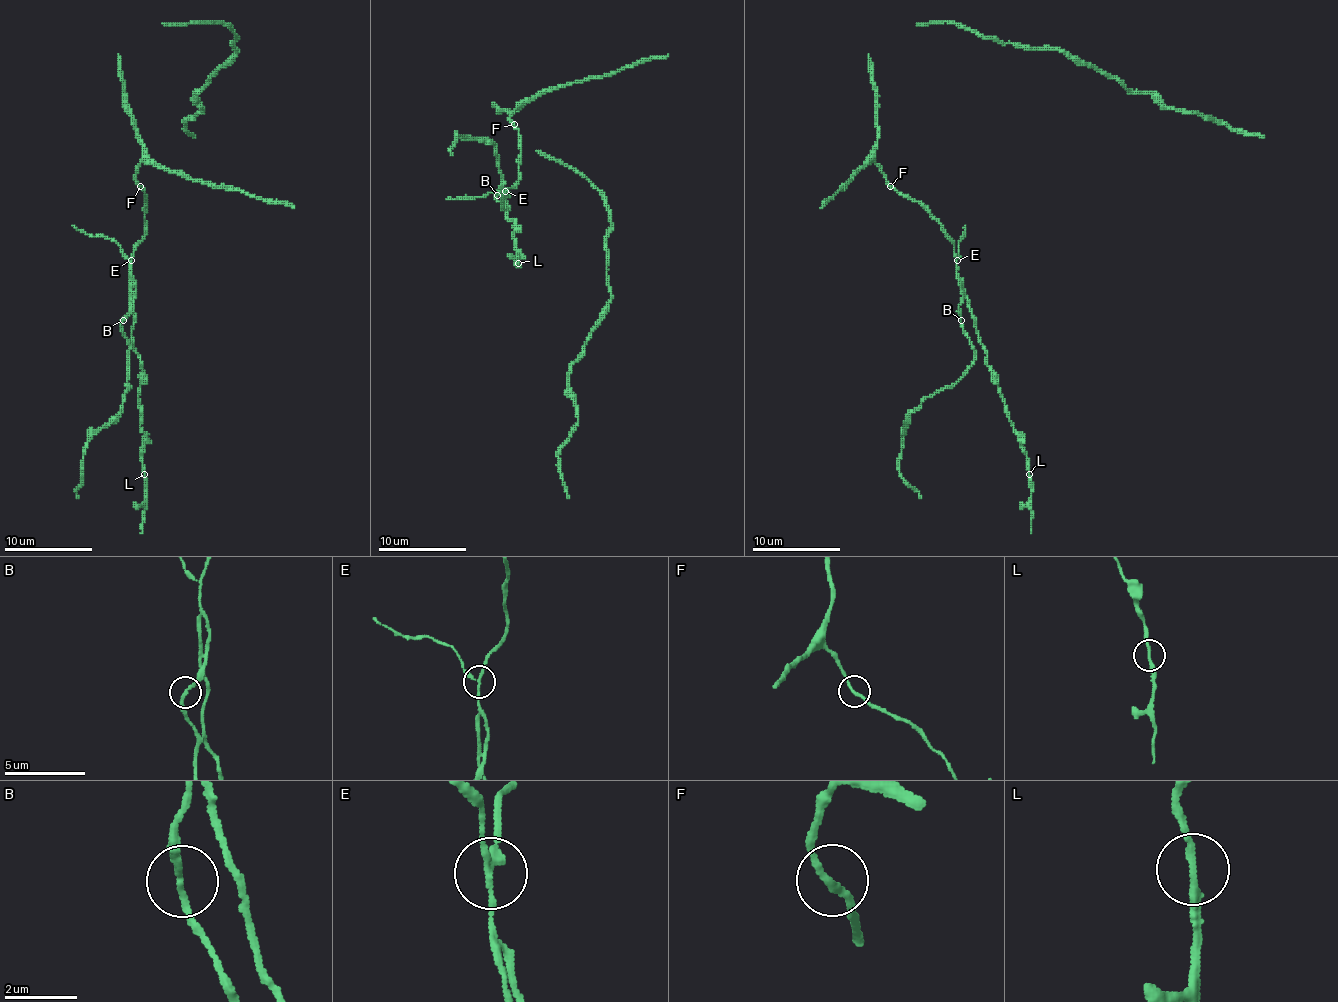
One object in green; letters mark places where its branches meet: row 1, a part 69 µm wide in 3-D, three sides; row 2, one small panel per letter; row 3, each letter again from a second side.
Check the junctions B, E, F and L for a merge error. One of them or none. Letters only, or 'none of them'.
E

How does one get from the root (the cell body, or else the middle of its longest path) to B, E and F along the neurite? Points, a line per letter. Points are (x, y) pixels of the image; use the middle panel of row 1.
B: (497, 107), (518, 109), (510, 120), (518, 131), (521, 151), (518, 179), (505, 190), (508, 197), (497, 195)
E: (497, 107), (508, 111), (518, 109), (510, 118), (518, 131), (518, 179), (505, 190)
F: (497, 107), (508, 111), (518, 109), (510, 118), (514, 124)

